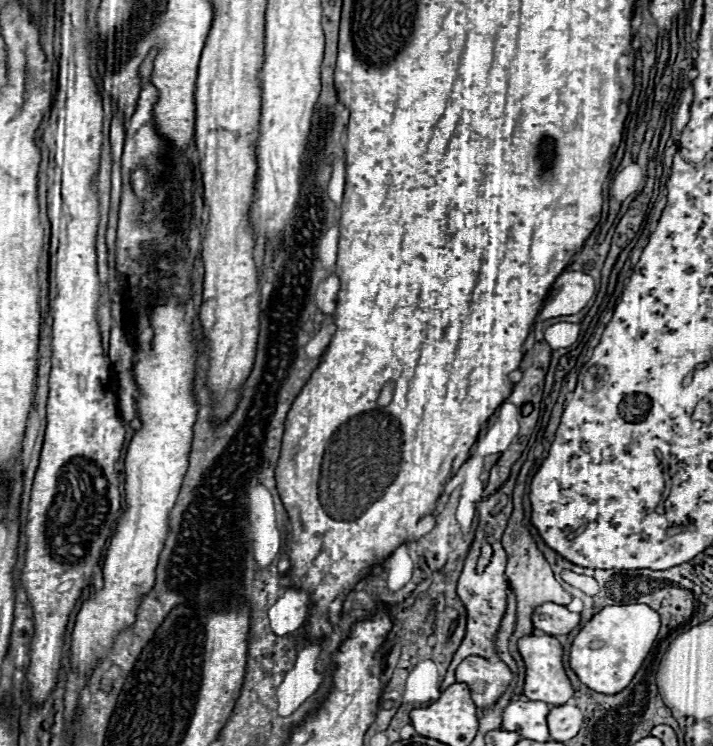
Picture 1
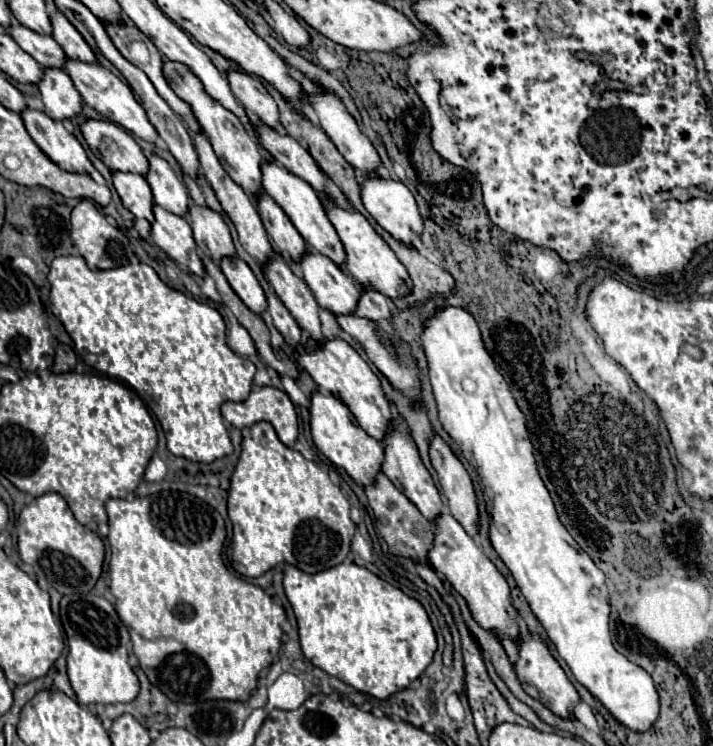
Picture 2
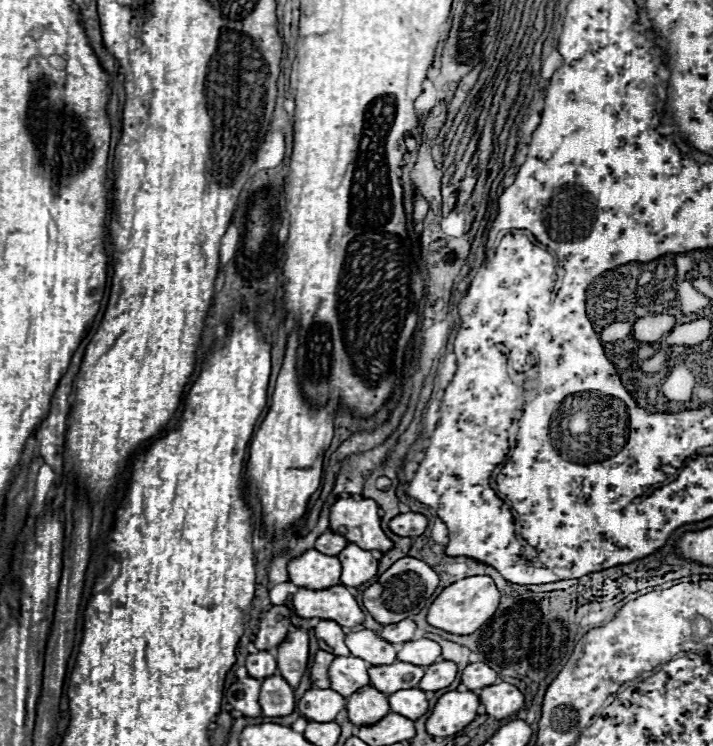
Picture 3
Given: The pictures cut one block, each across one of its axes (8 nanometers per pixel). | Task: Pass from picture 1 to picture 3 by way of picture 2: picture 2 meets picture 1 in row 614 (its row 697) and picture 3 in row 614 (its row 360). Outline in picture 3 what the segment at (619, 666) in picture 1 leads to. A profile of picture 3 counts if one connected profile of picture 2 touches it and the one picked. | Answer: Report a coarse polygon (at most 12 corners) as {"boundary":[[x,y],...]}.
{"boundary":[[490,576],[458,580],[428,610],[428,624],[466,636],[490,620],[500,592]]}

